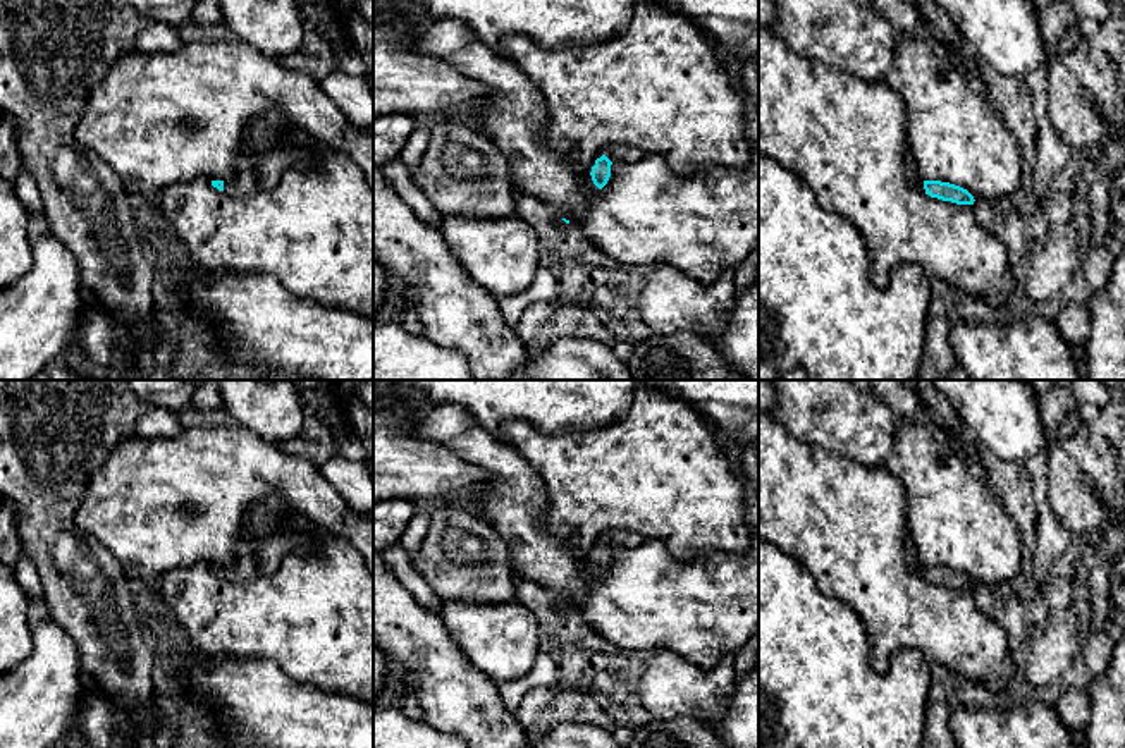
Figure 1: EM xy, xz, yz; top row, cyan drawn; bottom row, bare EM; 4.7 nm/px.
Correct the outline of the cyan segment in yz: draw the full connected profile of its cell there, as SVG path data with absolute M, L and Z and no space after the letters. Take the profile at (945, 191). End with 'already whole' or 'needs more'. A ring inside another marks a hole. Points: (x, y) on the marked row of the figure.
M905 153L905 170L908 184L931 198L956 205L974 205L975 201L974 196L960 186L941 181L922 181L913 158L908 153Z; needs more

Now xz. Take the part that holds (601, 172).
M607 144L604 148L604 155L600 158L595 160L595 165L592 167L592 181L593 184L602 189L609 177L611 177L611 165L614 162L621 162L621 163L636 163L640 162L647 153L635 148L635 146L628 146L628 144Z; needs more

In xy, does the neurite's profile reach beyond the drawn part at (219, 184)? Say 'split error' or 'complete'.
split error

